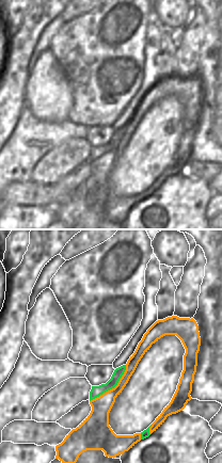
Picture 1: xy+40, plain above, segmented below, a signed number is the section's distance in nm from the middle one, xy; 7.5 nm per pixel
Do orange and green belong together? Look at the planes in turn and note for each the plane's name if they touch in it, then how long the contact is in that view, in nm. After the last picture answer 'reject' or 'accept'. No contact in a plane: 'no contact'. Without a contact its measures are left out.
meets orange in xy+40; contact 400 nm long

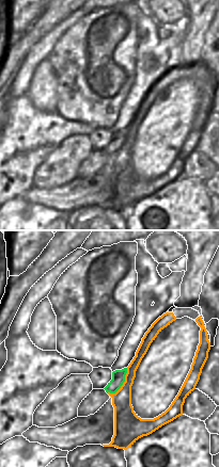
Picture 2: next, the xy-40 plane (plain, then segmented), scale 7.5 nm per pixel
meets orange in xy-40; contact 240 nm long

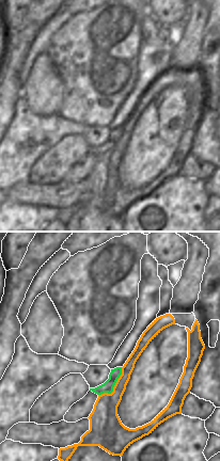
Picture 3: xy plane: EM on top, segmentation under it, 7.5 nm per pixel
meets orange in xy; contact 280 nm long

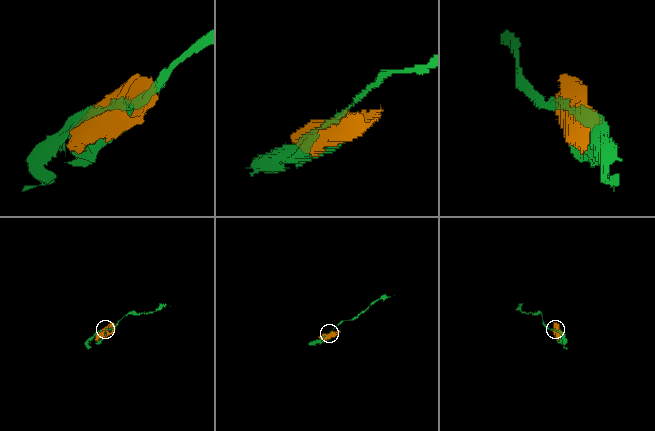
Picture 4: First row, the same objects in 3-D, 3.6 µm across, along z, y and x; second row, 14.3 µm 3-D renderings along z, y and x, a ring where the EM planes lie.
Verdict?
accept

